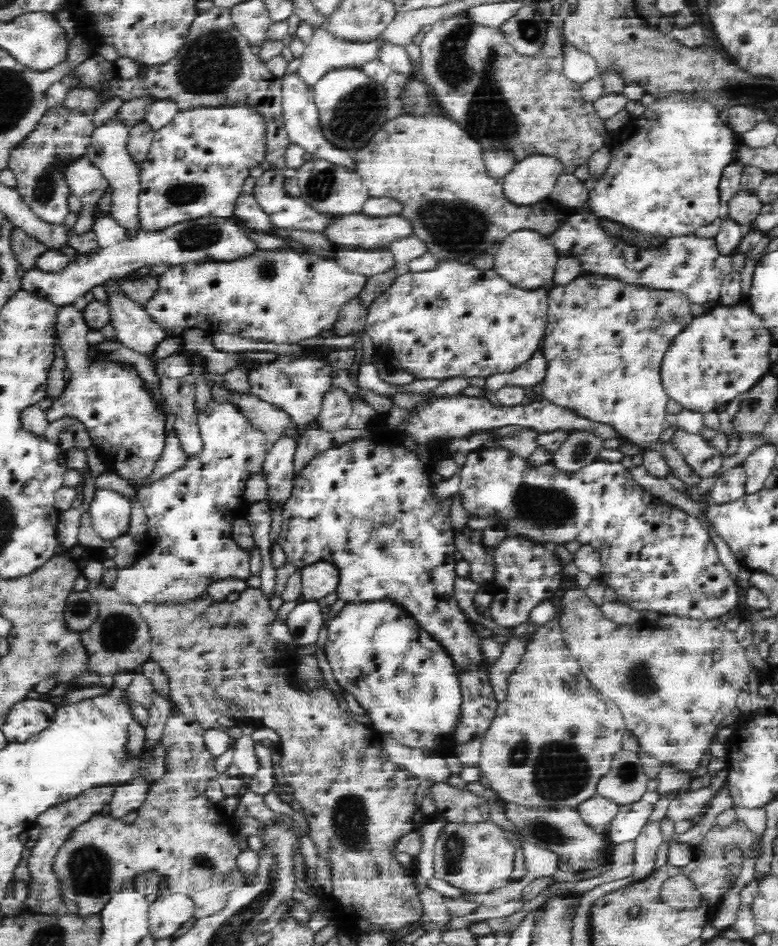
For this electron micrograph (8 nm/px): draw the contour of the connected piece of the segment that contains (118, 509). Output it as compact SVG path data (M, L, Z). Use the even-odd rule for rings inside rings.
M96 489L88 514L100 538L114 540L128 533L131 501L116 490Z

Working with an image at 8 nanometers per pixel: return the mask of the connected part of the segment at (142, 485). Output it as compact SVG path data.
M173 429L170 430L165 438L165 445L162 449L160 458L154 463L154 468L148 473L148 478L140 480L140 482L134 482L131 488L136 491L136 494L143 489L153 486L156 482L159 482L162 478L168 477L175 470L178 470L189 456L182 452L180 443L177 442L177 438L173 433Z

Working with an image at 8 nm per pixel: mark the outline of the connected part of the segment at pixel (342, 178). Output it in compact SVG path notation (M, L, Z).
M324 160L305 161L297 168L297 181L301 198L306 206L320 214L340 216L347 214L360 214L364 202L369 197L367 188L362 184L360 175L342 166L336 166Z

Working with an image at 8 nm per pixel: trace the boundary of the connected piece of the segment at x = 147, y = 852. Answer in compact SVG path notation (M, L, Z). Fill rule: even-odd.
M174 709L161 736L168 749L168 772L148 789L145 801L136 810L135 823L128 825L122 820L102 813L78 826L63 844L52 862L55 877L60 881L61 895L76 903L77 915L88 918L100 914L110 900L132 886L138 874L156 872L168 884L167 893L185 895L192 900L196 920L212 916L227 906L228 896L247 886L245 874L240 871L239 857L243 854L232 828L232 818L220 813L217 803L208 799L207 784L216 778L215 760L203 742L204 729L197 722L190 722Z

